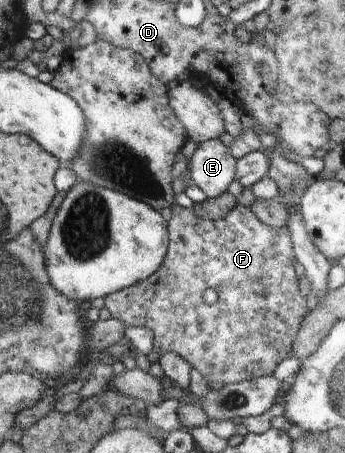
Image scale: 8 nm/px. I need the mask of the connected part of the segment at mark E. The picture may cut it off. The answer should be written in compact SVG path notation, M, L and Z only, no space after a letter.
M209 140L198 144L192 158L189 168L191 172L190 179L208 198L213 198L227 192L227 187L235 179L236 159L229 153L229 148L221 140Z

